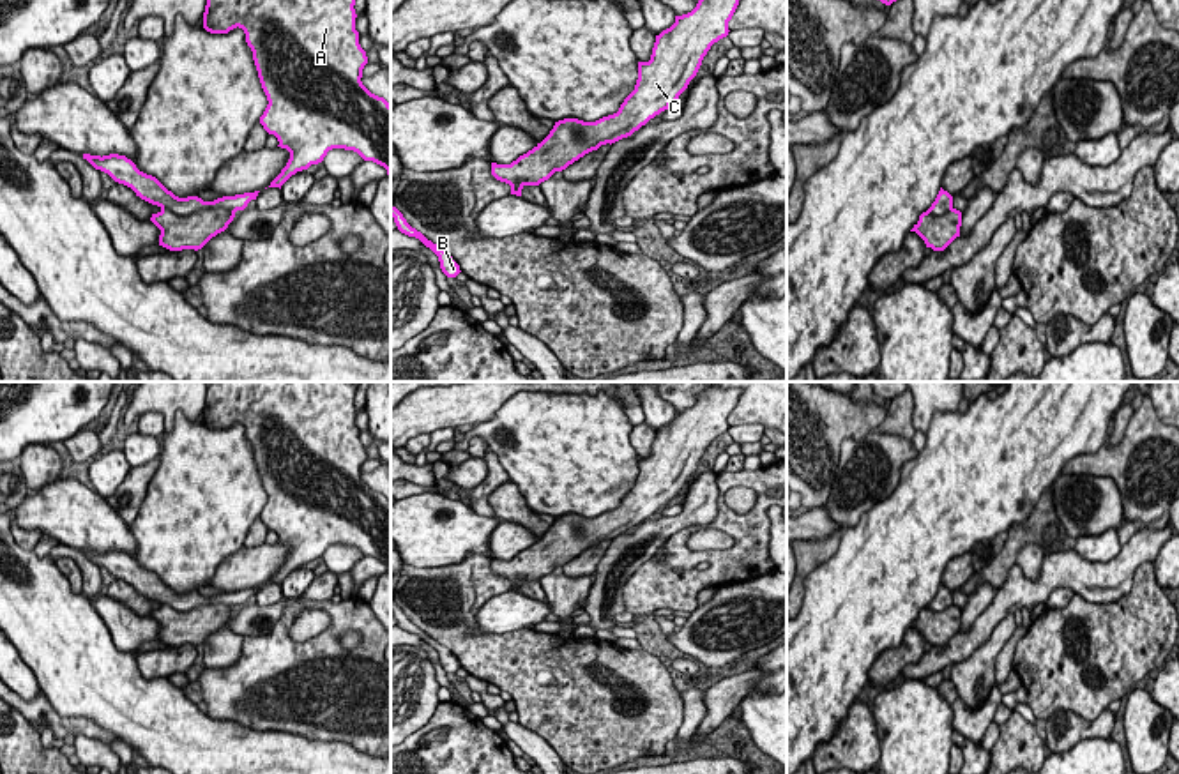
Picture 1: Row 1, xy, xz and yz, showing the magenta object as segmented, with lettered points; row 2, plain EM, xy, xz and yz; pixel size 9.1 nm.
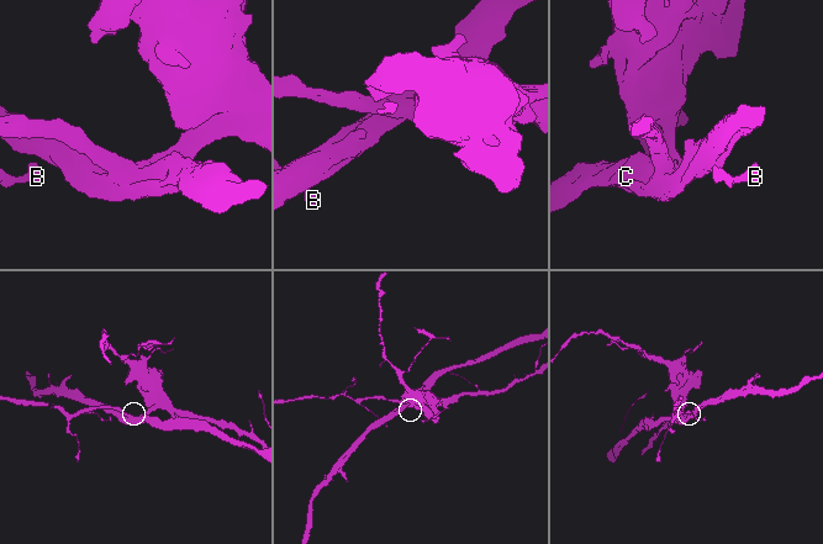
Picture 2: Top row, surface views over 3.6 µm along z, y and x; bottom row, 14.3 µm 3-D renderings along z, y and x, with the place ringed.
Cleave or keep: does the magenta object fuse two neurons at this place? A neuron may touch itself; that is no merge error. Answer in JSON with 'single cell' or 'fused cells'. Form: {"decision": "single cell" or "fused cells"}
{"decision": "fused cells"}

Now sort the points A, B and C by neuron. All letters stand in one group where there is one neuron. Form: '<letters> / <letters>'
A B / C

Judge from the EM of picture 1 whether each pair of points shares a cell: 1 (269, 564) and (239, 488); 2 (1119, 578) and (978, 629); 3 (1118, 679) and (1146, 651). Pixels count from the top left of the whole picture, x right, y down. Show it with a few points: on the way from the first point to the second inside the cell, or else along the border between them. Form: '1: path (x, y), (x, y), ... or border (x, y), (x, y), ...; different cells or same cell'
1: border (243, 545), (225, 559), (214, 575); different cells
2: path (1084, 578), (1052, 578), (1038, 592), (1013, 594); same cell
3: path (1125, 672), (1139, 658); same cell

